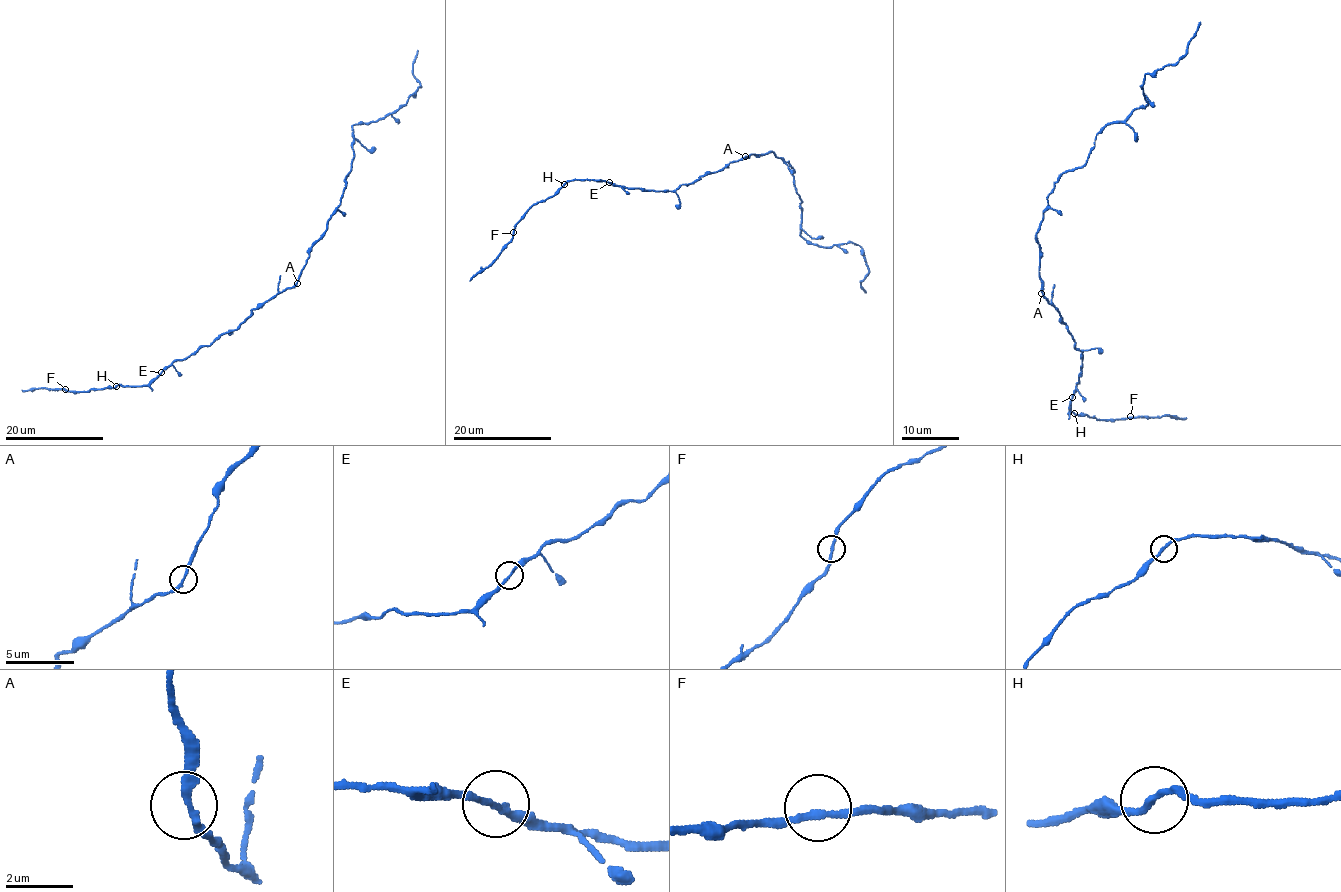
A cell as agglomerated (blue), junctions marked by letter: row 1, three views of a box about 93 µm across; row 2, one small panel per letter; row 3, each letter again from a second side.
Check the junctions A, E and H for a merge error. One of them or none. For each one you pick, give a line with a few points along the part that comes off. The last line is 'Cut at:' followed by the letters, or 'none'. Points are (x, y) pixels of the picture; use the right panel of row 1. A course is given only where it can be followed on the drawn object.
Cut at: none

